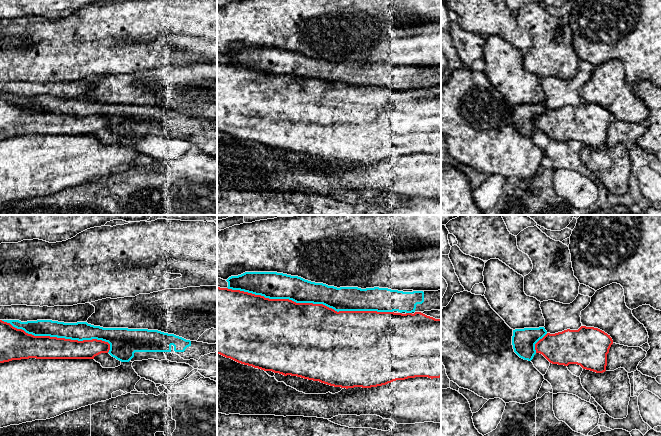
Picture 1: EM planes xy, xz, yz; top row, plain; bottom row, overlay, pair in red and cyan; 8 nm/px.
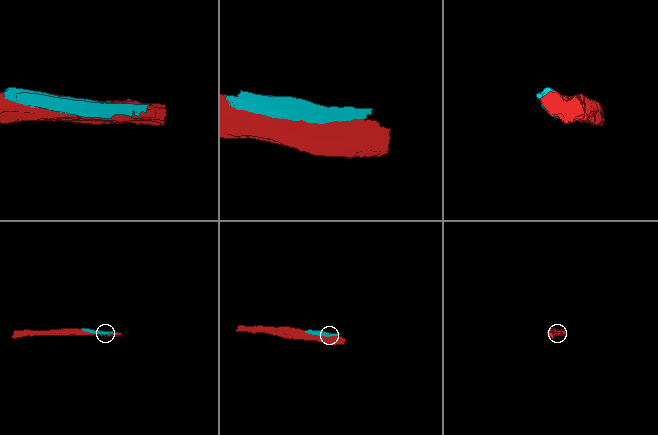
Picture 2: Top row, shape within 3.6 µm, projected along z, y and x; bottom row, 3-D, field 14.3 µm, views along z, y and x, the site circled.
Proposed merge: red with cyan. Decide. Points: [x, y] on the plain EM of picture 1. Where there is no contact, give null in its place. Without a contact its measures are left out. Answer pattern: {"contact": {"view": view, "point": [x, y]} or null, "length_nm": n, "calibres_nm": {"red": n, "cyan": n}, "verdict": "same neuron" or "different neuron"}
{"contact": {"view": "xz", "point": [310, 79]}, "length_nm": 1350, "calibres_nm": {"red": 500, "cyan": 200}, "verdict": "different neuron"}

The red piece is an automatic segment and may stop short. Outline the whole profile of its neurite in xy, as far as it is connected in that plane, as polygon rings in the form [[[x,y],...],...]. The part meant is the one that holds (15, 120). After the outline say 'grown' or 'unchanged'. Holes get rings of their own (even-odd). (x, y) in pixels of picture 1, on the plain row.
[[[0,96],[0,139],[21,135],[94,135],[101,129],[108,129],[108,118],[92,116],[71,116],[50,112],[34,112],[22,105],[13,103],[10,99]]] | unchanged

